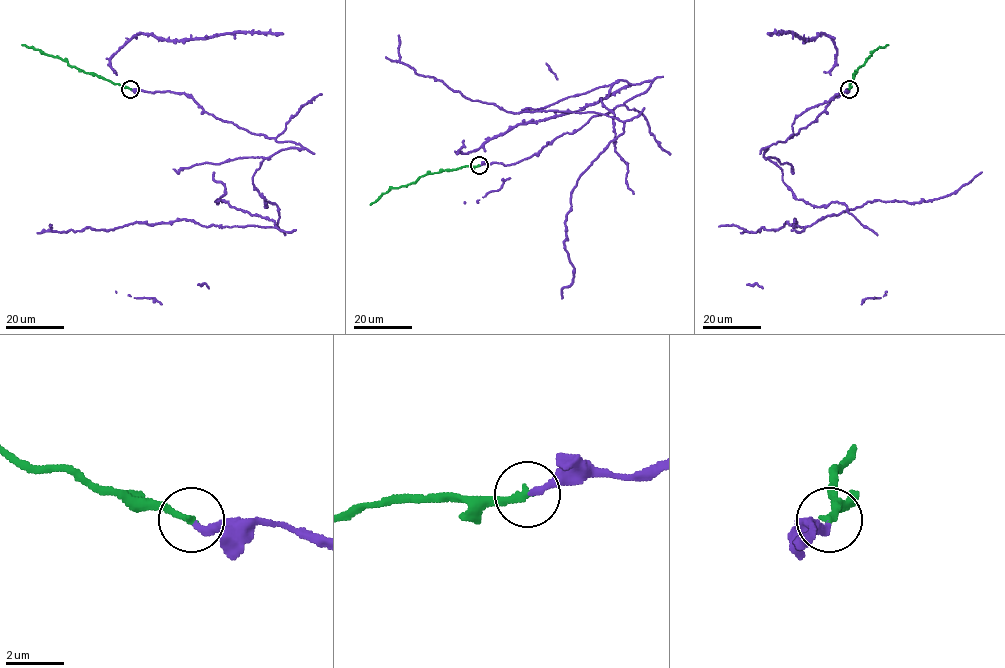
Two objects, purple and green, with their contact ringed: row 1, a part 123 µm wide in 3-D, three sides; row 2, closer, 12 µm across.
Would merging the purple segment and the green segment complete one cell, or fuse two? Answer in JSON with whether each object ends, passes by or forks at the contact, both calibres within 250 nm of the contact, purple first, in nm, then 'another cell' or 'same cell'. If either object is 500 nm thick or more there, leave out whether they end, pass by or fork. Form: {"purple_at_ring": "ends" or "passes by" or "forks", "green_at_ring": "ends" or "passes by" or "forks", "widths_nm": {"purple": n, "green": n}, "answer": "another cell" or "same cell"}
{"purple_at_ring": "ends", "green_at_ring": "ends", "widths_nm": {"purple": 240, "green": 240}, "answer": "same cell"}

